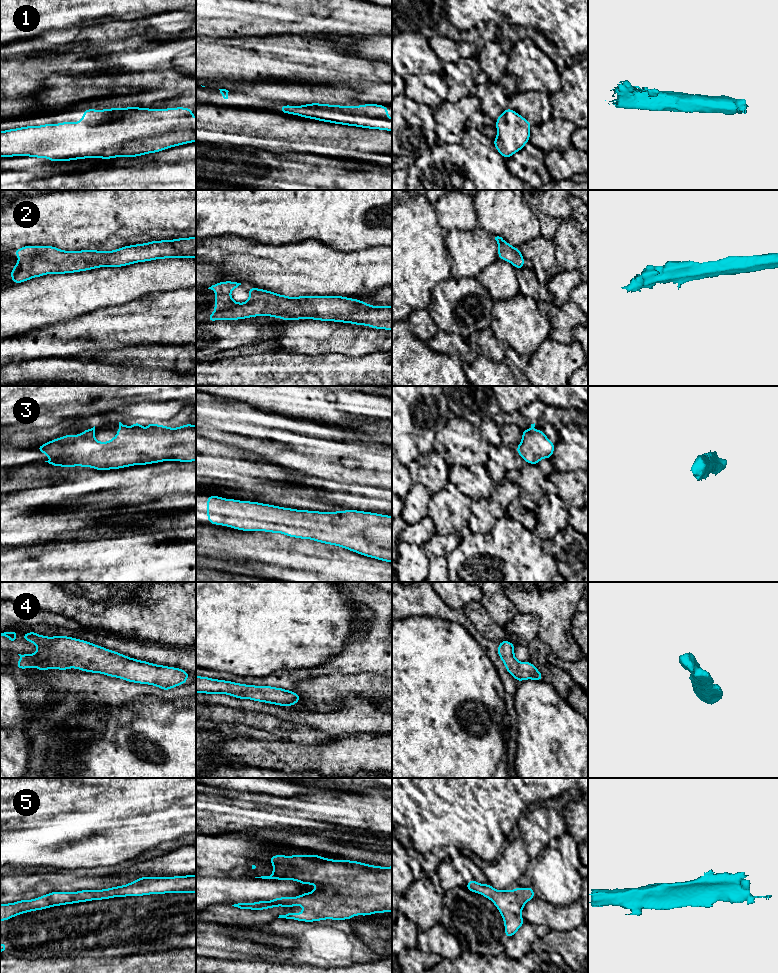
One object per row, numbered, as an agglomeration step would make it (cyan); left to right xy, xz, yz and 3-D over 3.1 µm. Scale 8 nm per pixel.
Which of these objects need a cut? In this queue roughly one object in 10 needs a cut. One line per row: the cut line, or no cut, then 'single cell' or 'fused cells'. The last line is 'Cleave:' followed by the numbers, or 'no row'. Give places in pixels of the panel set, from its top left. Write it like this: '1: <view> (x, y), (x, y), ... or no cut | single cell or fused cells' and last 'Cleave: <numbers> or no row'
1: no cut | single cell
2: no cut | single cell
3: no cut | single cell
4: no cut | single cell
5: no cut | single cell
Cleave: no row

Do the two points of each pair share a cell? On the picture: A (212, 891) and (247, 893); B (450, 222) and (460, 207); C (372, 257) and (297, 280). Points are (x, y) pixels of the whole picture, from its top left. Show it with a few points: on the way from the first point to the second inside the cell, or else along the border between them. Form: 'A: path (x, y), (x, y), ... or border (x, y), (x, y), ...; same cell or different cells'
A: path (221, 890), (238, 890); same cell
B: path (450, 218), (456, 211); same cell
C: path (353, 272), (316, 272); same cell

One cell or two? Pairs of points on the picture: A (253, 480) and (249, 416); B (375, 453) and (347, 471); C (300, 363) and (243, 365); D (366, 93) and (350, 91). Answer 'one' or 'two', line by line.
A: two
B: one
C: one
D: one

